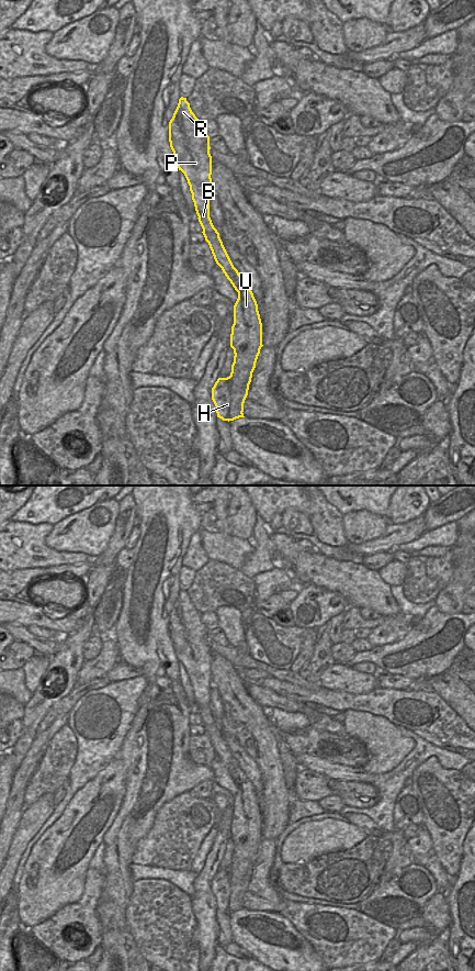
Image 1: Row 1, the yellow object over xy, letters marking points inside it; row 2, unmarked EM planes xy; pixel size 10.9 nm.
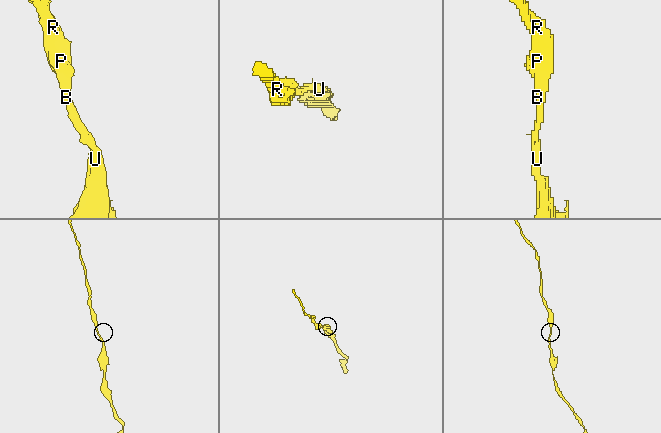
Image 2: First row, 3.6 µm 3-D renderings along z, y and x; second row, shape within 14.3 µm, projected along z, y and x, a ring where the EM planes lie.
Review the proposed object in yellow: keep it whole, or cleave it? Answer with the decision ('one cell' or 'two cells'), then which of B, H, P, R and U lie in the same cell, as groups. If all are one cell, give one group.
one cell | B H P R U

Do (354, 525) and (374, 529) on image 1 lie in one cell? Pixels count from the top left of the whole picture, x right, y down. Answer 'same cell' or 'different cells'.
same cell

